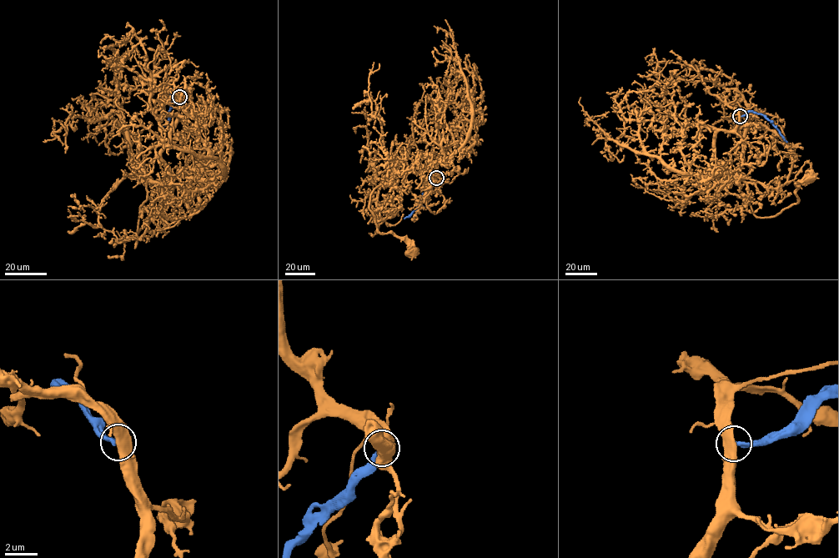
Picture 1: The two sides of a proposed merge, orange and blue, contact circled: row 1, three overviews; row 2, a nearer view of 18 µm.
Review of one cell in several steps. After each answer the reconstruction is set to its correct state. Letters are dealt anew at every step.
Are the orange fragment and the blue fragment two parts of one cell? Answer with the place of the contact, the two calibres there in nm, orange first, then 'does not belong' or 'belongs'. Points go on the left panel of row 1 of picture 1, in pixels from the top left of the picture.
at (179, 97); 550 nm thick on the orange side, 280 nm on the other; does not belong

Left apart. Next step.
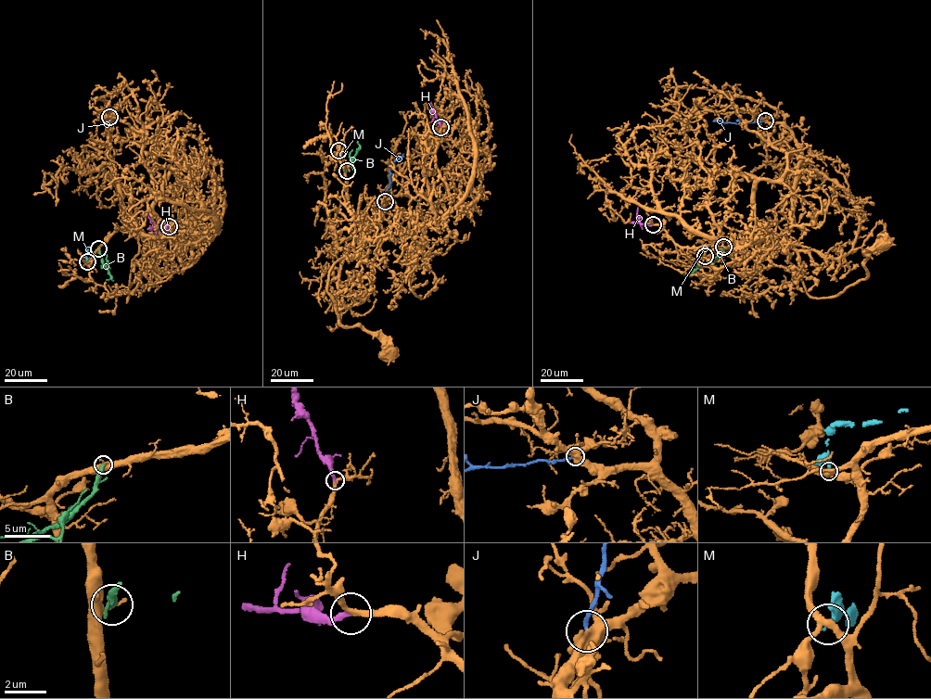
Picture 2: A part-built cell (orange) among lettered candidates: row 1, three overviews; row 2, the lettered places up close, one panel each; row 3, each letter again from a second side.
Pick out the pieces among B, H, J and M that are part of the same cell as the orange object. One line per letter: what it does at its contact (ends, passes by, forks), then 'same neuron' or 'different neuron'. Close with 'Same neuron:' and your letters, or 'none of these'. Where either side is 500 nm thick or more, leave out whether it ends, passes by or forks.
B: it ends; same neuron
H: it ends; same neuron
J: different neuron
M: it ends; different neuron
Same neuron: B, H

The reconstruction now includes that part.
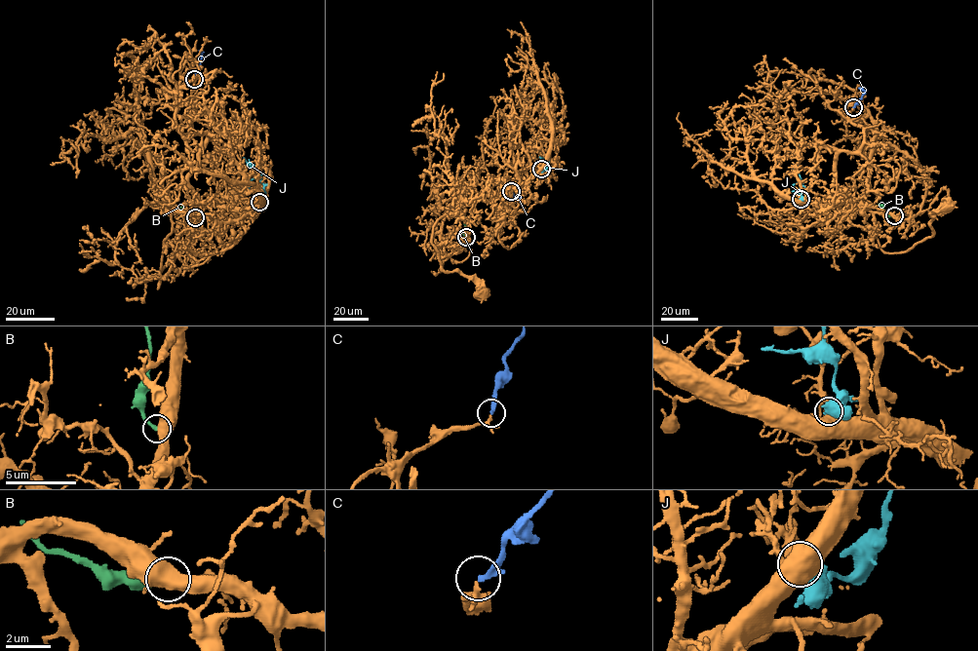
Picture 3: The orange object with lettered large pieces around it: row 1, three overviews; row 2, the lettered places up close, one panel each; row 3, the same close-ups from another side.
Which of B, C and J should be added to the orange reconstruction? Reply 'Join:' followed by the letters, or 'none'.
Join: C

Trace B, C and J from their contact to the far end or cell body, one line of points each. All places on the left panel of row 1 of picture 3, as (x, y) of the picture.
B: (195, 217), (189, 218), (182, 208), (179, 209)
C: (194, 78), (202, 52)
J: (259, 202), (264, 185), (254, 168), (244, 159)

